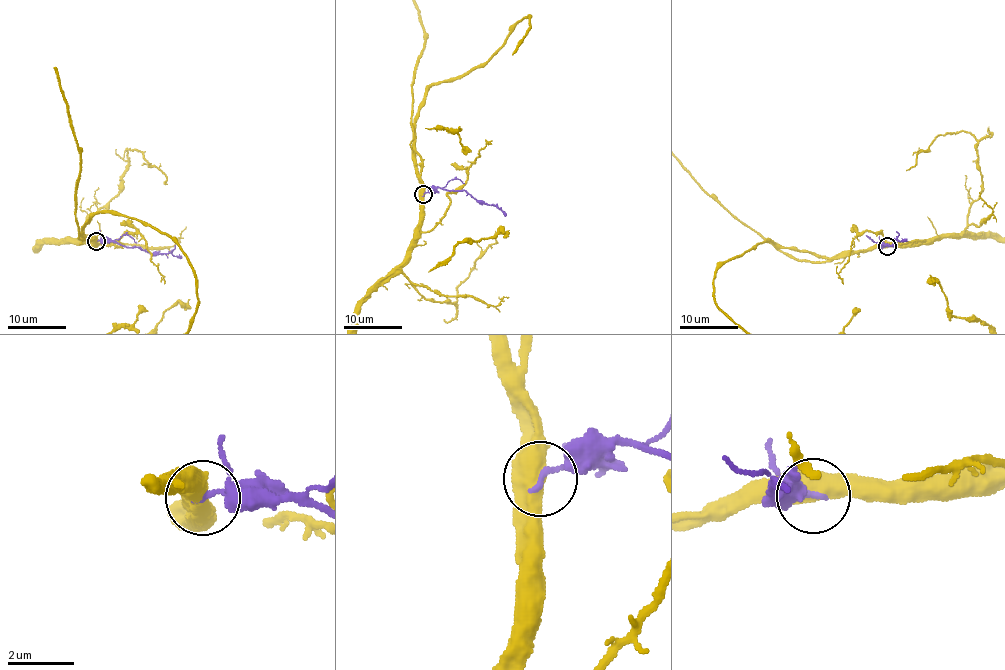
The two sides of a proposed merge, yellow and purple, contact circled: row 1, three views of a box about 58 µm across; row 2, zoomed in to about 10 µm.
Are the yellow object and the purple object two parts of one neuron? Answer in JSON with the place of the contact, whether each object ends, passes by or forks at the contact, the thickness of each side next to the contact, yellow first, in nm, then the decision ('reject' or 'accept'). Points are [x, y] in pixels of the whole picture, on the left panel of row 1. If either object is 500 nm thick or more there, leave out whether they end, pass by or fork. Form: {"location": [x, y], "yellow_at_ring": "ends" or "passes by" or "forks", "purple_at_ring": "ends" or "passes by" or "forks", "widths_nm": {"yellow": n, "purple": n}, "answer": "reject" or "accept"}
{"location": [96, 241], "widths_nm": {"yellow": 550, "purple": 190}, "answer": "reject"}

